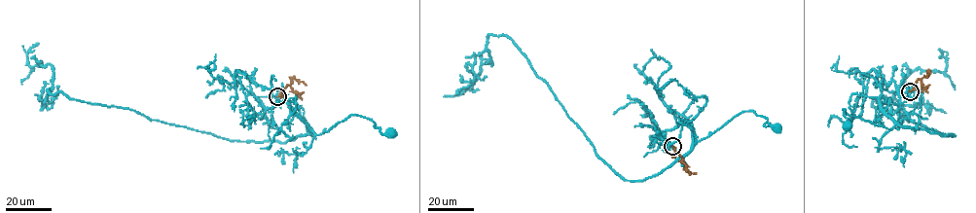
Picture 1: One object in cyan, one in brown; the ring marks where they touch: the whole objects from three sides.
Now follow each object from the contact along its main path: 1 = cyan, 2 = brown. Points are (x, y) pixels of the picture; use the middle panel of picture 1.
1: (672, 146), (654, 137), (689, 122), (696, 144), (743, 111), (766, 117), (765, 126), (769, 123), (776, 128)
2: (672, 146), (682, 158), (683, 168), (696, 173)

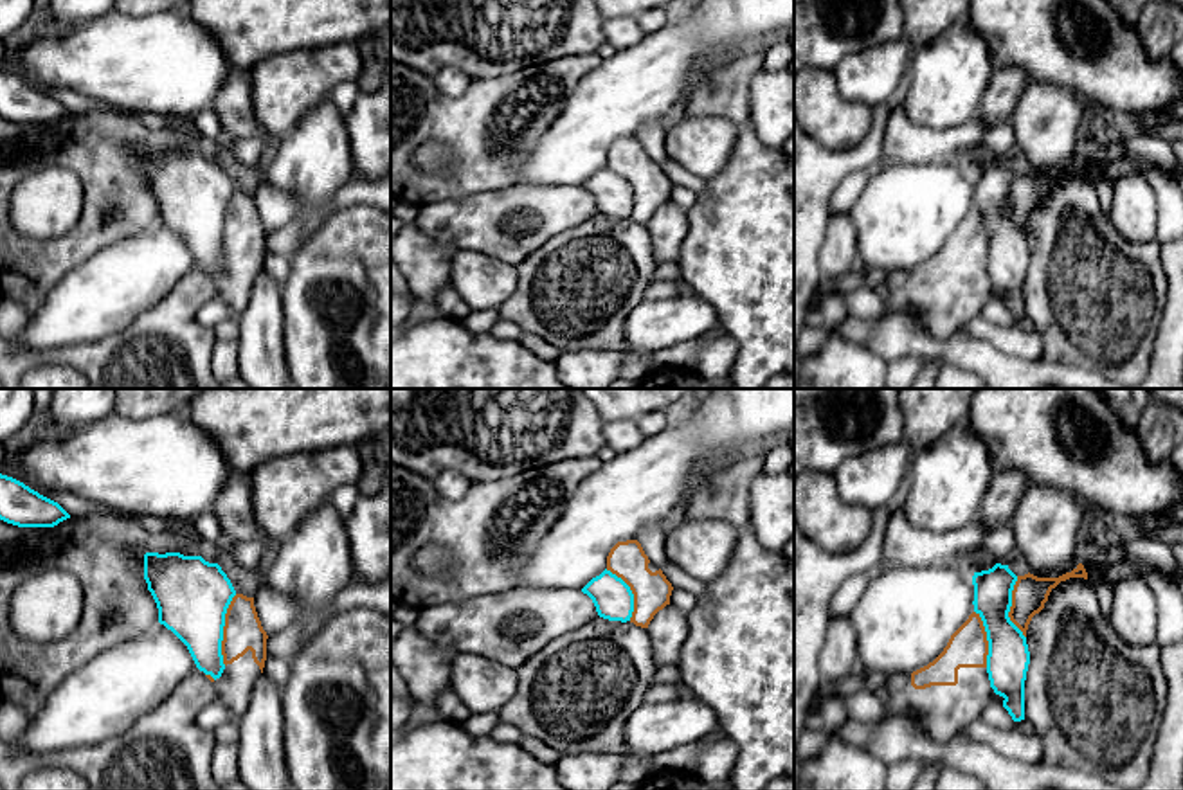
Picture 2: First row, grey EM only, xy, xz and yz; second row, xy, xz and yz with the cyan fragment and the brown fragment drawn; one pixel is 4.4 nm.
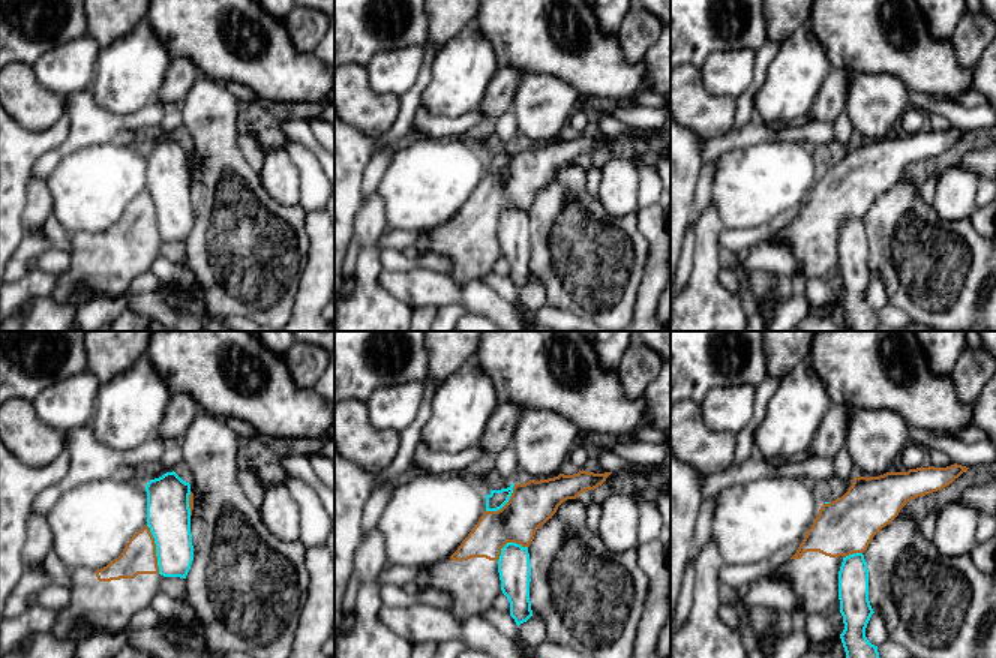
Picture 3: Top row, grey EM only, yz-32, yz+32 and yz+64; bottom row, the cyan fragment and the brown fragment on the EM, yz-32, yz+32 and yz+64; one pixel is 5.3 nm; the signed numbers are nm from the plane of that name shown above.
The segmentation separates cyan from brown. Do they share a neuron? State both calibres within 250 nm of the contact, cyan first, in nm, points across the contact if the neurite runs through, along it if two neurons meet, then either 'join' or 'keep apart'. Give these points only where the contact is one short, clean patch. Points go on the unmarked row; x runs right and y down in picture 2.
calibres 320 and 170 nm; border xy (236, 191), (225, 211), (224, 261); keep apart

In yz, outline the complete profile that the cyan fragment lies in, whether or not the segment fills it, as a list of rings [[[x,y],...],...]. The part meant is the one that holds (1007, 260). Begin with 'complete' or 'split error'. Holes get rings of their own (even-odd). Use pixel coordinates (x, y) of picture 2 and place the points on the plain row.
complete | [[[996,160],[974,169],[974,209],[981,214],[987,238],[987,270],[990,284],[1003,293],[1003,304],[1014,319],[1025,317],[1025,277],[1030,261],[1026,234],[1010,218],[1012,187],[1017,173],[1008,162]]]

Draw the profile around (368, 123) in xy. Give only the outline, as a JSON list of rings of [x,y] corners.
[[[384,81],[375,92],[360,92],[346,117],[355,175],[375,182],[391,169],[391,81]]]

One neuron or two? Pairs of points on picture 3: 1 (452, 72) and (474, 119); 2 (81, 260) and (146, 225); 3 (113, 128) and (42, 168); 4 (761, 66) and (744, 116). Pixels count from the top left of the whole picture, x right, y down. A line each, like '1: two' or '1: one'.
1: two
2: one
3: one
4: one

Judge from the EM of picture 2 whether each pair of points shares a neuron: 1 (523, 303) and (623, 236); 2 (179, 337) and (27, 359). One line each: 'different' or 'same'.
1: same
2: same

